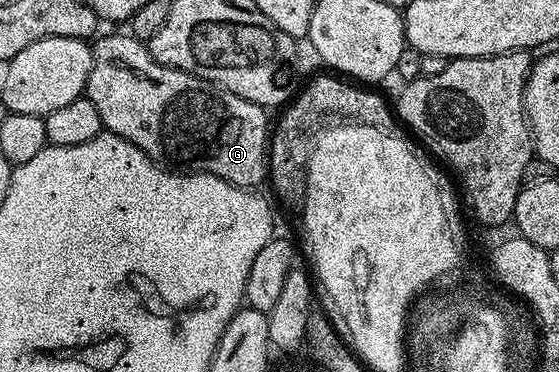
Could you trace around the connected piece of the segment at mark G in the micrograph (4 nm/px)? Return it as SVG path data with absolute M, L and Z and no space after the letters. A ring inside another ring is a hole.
M131 33L102 35L92 47L92 72L88 78L86 97L98 105L98 117L102 117L105 131L130 141L149 159L159 161L168 169L213 175L236 187L249 189L259 188L259 183L268 179L270 126L269 112L265 108L224 90L223 86L199 79L188 71L175 71L172 67L162 66L154 61L147 46Z

